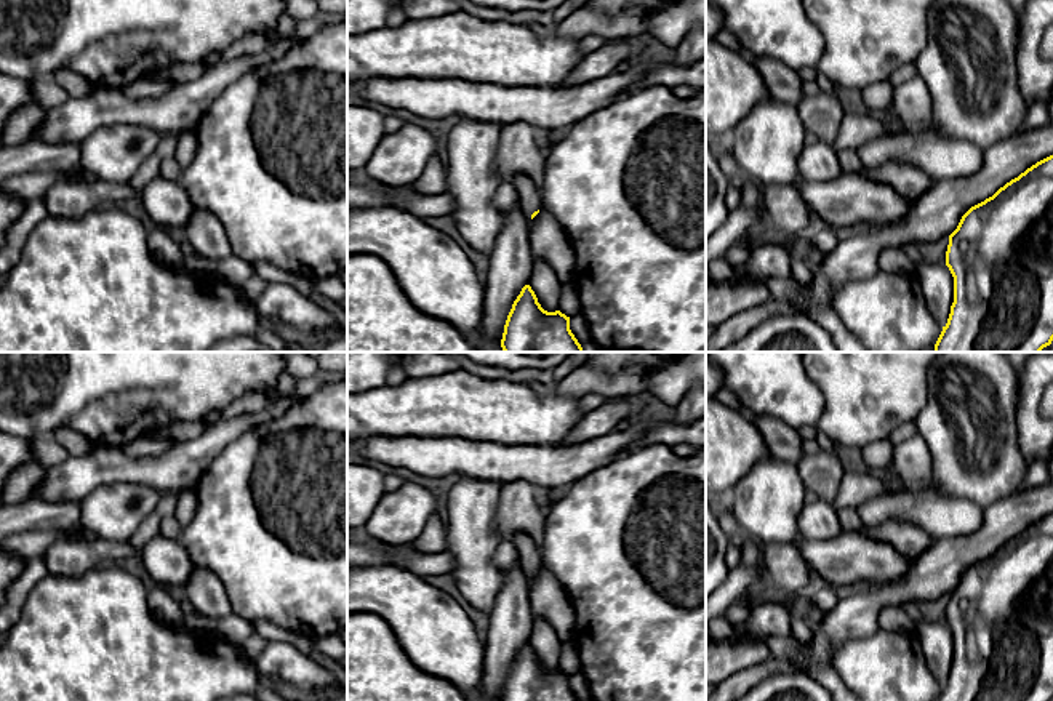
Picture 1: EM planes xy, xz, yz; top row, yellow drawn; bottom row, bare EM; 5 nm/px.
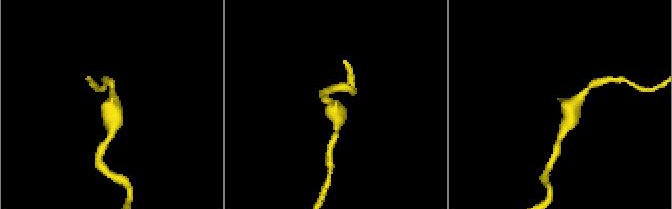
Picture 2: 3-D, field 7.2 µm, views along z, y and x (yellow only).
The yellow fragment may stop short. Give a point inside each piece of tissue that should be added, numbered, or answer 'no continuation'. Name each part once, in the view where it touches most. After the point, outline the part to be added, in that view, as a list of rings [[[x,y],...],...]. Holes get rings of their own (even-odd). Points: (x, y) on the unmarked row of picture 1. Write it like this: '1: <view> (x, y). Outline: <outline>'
1: xz (528, 549). Outline: [[[517,531],[512,535],[510,541],[514,543],[518,557],[520,557],[520,568],[523,573],[531,578],[531,573],[543,565],[539,543],[535,541],[528,533]]]

